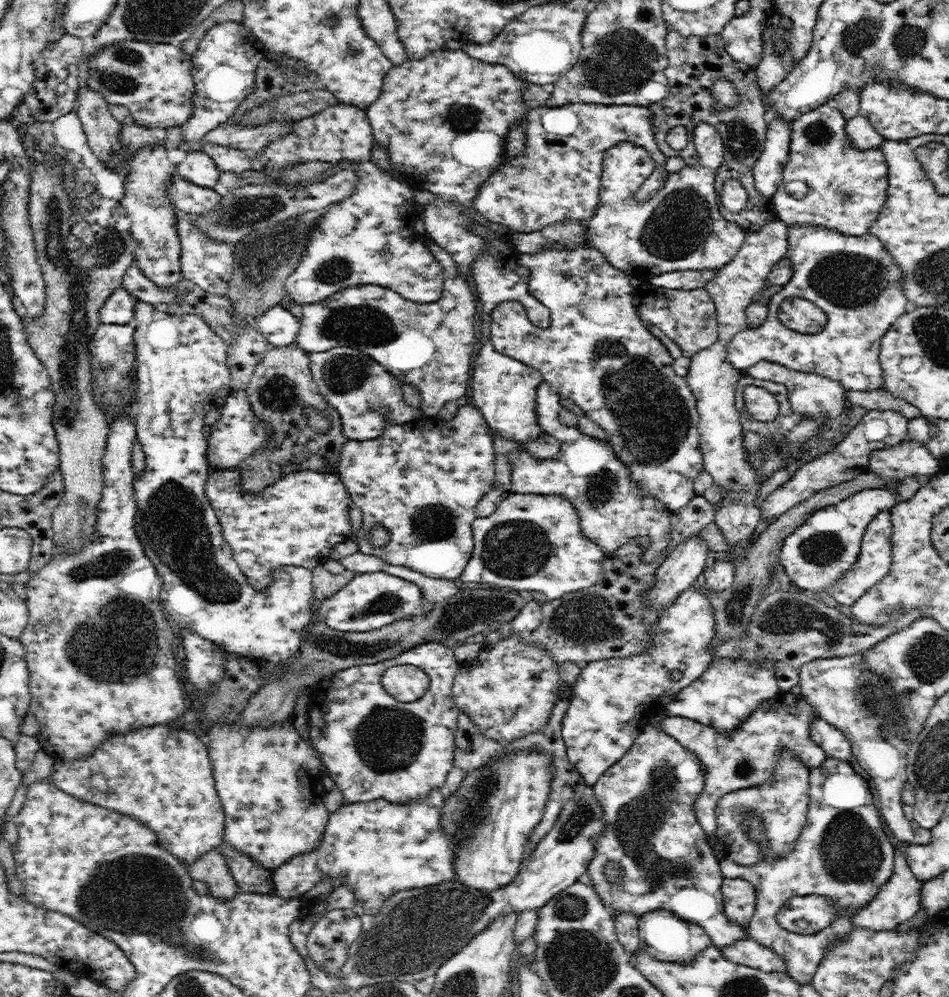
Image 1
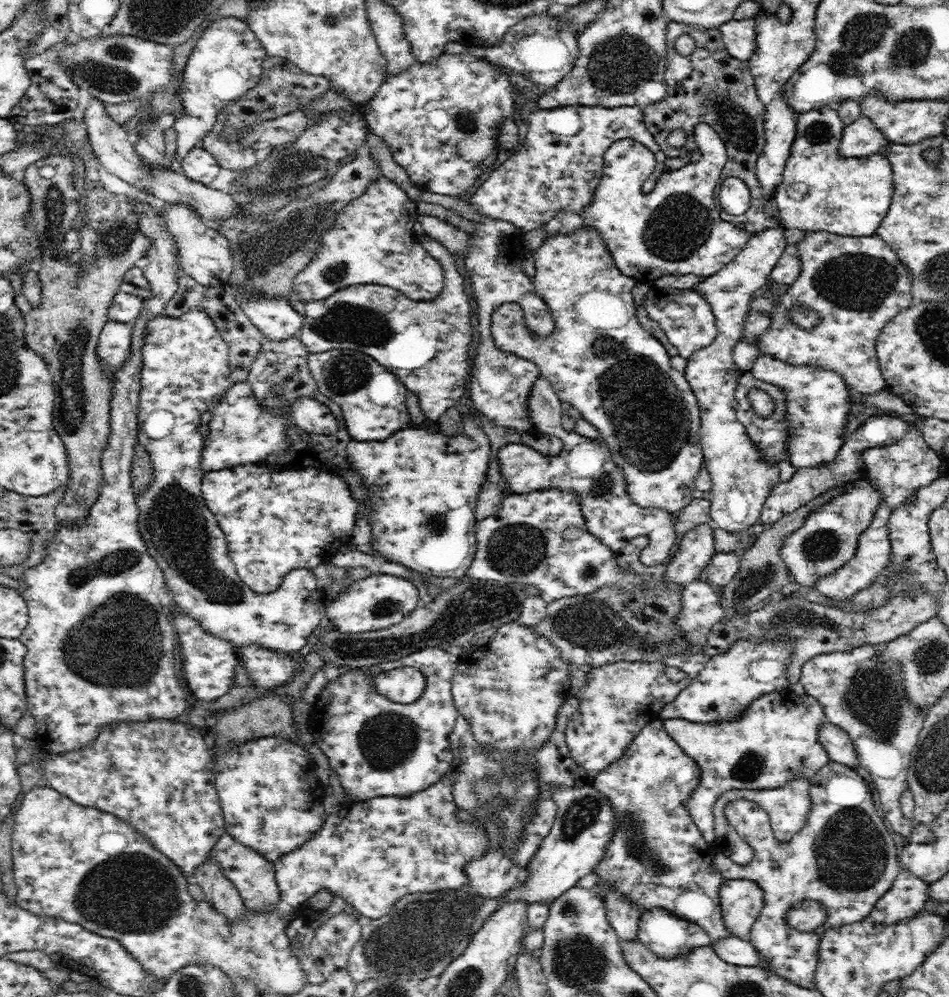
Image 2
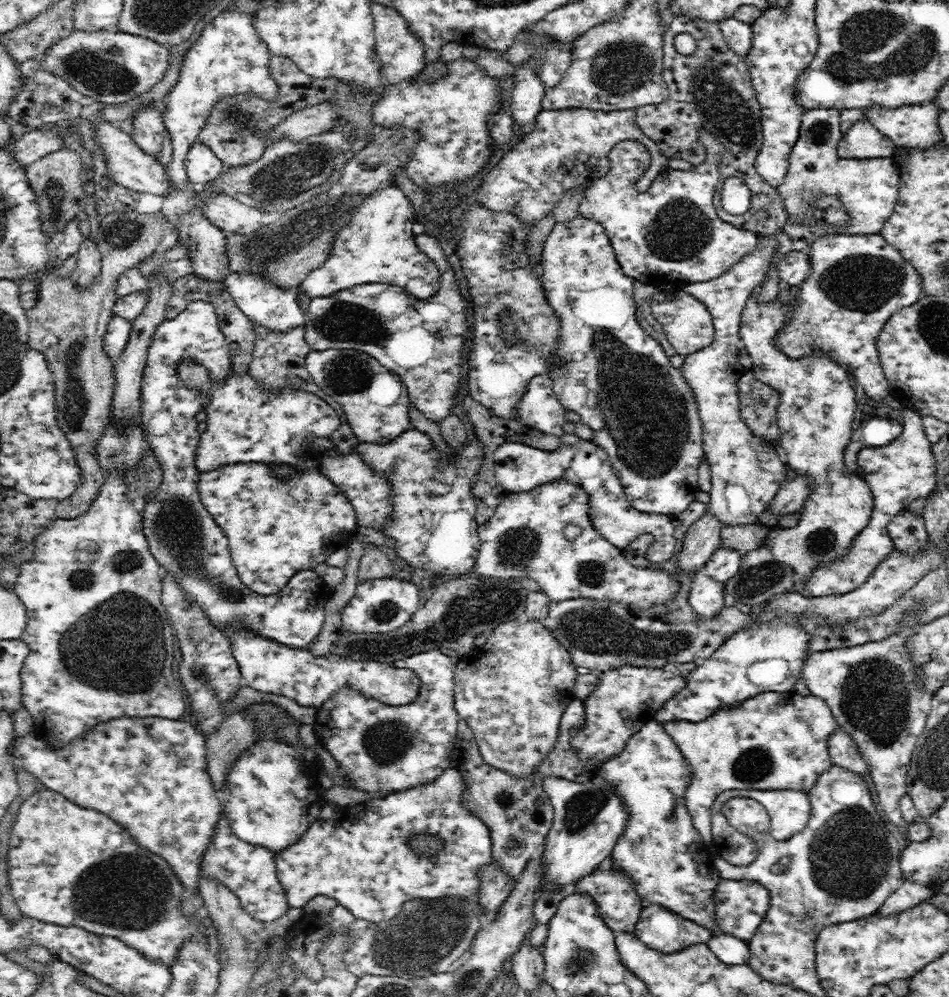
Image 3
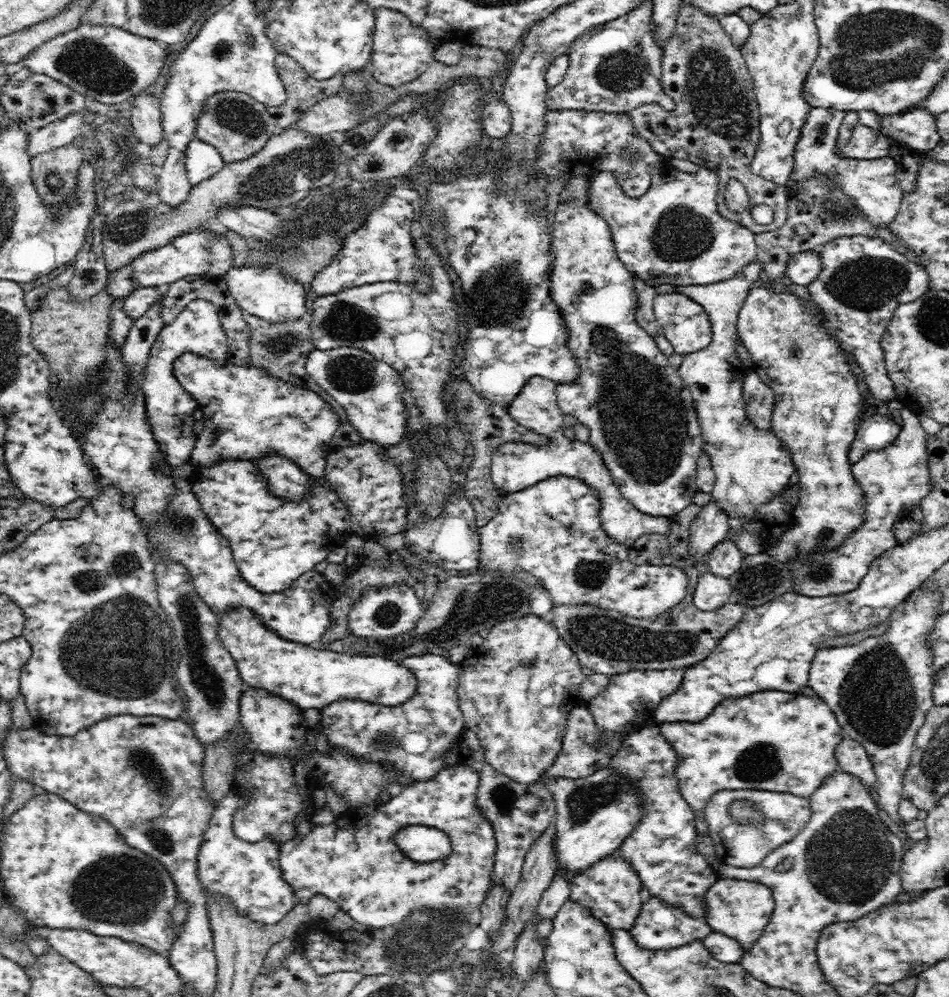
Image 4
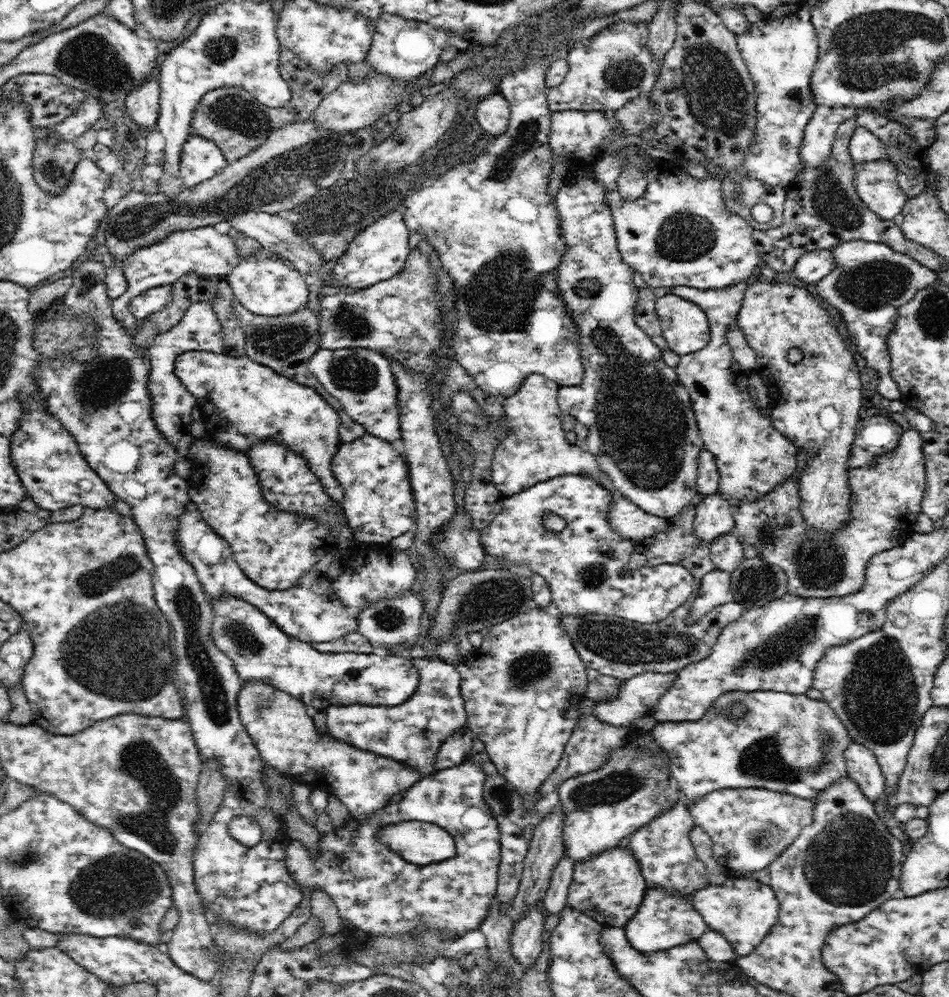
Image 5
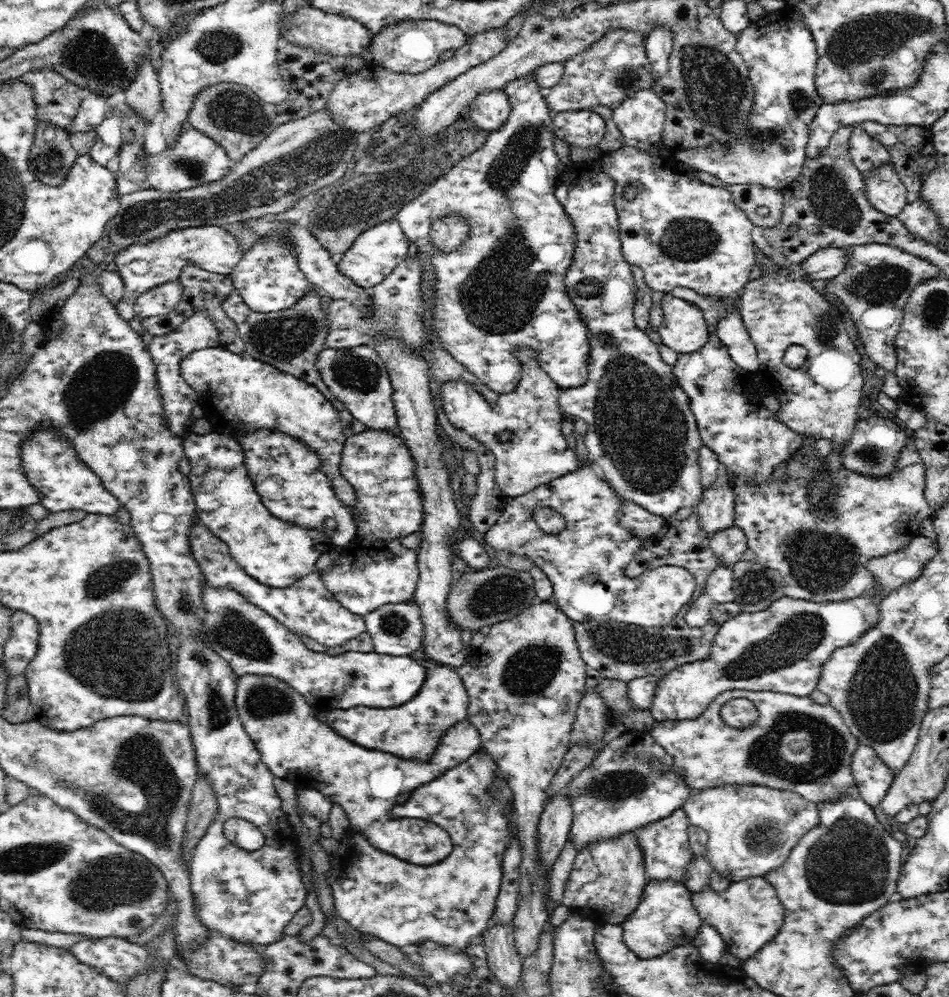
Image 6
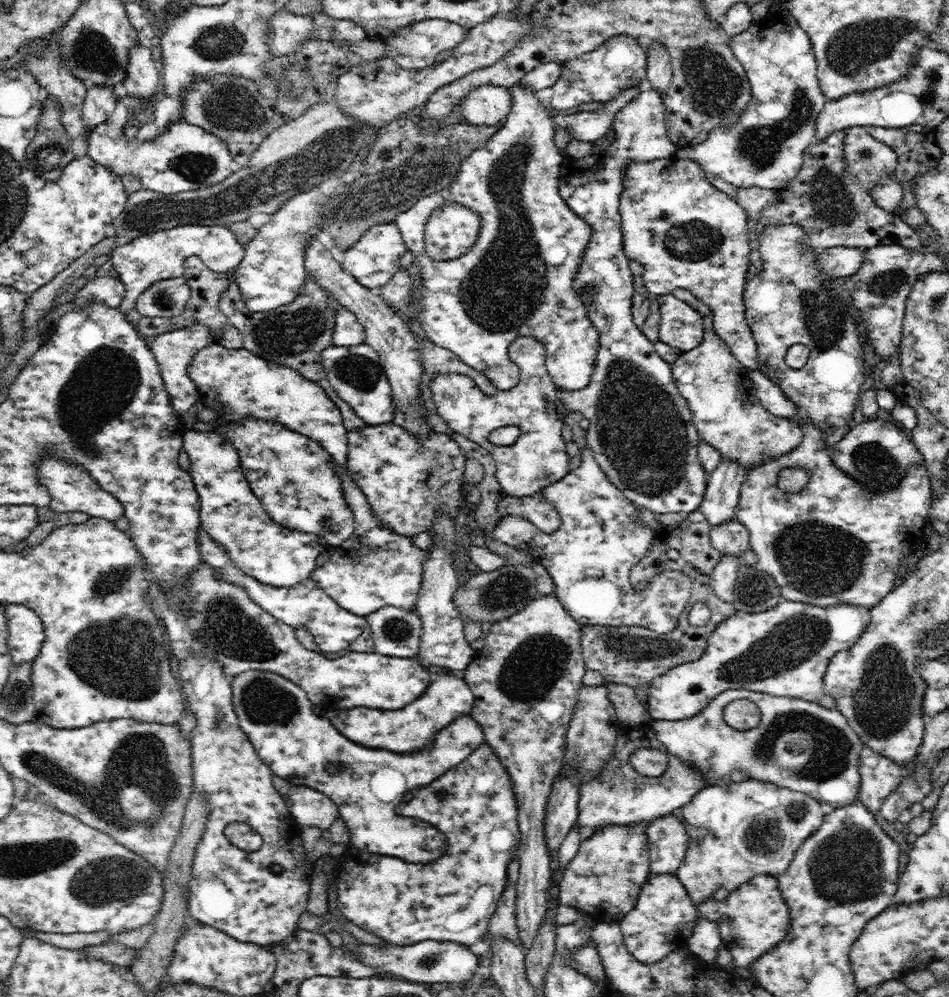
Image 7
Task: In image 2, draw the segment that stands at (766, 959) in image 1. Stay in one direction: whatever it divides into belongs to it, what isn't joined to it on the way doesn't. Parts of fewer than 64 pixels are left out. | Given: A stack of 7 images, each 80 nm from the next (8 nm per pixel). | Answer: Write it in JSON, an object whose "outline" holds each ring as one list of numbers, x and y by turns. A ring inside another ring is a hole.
{"outline":[[728,935,719,942,711,944,716,955,728,964,736,966,759,966,766,968,767,962,764,957,756,951,756,947,750,940,742,940,738,935]]}

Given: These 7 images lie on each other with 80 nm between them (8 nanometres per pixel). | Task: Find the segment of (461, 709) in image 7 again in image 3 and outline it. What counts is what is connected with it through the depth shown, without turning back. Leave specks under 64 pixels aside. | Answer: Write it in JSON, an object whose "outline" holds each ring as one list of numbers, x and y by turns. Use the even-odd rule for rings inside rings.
{"outline":[[438,650,420,652,414,656,408,656,408,658,402,659,400,662,394,662,394,666,409,668,414,672,418,673,420,676,420,694,416,702,411,703,410,705,401,705,401,706,390,706,388,704,382,704,380,700,368,698,350,687,345,687,343,690,340,690,336,695,332,696,332,699,329,699,320,709,317,710,316,721,313,723,313,729,316,735,318,742,324,746,326,750,335,758,338,762,339,768,343,770,343,773,346,776,346,780,350,781,350,784,347,786,352,786,358,790,363,790,364,792,370,792,370,794,378,792,379,790,394,792,408,790,414,788,418,785,422,786,423,784,428,784,433,780,436,780,447,768,451,767,451,752,455,748,455,737,457,736,456,730,458,726,458,721,460,720,455,710,455,699,454,699,454,680,455,680,455,669,457,668,458,656,455,655,446,655,443,652]]}

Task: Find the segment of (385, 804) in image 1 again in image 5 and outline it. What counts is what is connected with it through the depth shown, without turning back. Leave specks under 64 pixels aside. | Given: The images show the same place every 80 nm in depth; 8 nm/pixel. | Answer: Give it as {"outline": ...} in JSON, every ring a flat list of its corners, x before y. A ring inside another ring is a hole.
{"outline":[[464,760,455,767,432,772,402,792,403,797,398,802,387,803,384,809,369,817,366,822,352,819,346,826,332,828,330,832,320,832,320,850,316,857,313,857,302,841,291,839,286,844,284,860,288,873,304,888,324,889,335,902,339,915,366,934,381,934,392,938,421,926,428,930,437,928,445,936,452,936,452,939,458,941,484,922,497,893,500,829,492,810,484,801,484,780,484,769,470,760],[408,821,434,823,445,828,454,839,455,855,434,864,416,865,406,862,379,840,379,830,382,827]]}

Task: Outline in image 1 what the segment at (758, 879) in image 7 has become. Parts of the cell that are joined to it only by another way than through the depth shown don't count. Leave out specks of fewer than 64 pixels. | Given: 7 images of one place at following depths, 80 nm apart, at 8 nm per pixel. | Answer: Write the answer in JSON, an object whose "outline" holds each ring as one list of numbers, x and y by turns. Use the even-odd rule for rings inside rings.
{"outline":[[724,878,723,894,726,916,742,928,749,928,756,910,756,889,743,878]]}

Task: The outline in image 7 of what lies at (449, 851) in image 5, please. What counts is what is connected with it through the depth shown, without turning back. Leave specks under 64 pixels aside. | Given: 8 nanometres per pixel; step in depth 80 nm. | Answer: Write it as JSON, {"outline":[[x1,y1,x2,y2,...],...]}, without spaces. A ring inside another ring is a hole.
{"outline":[[247,670,246,672,240,673,235,678,232,679,232,703,237,713,237,718,245,735,248,736,250,743,254,746,256,753,262,759,264,764,267,764,271,769,273,774,276,776,281,776,285,778,292,785,304,785,309,786,310,788,315,788,318,792,323,792,325,795,328,795,336,805,338,805,338,811,342,821,346,823,348,827,351,840,350,843,359,848,364,853,367,854,382,854,388,855,391,857,398,857,404,861,408,861,410,864,416,864,418,862,424,864,429,863,430,861,440,858,445,852,445,836,434,826,430,824,424,824,422,821,414,820,411,817,404,817,398,814,398,806,402,803,403,795,406,791,416,788,417,786,423,787,424,785,430,784,433,780,436,780,439,776,442,776,444,772,452,767,455,767,457,764,460,764,463,760,466,760,468,756,472,755,472,752,478,750,482,747,482,744,485,744,484,731,480,724,472,718,470,715,462,716,457,720,452,721,450,724,447,724,444,728,440,729,440,732,437,732,434,742,430,742,424,750,421,752,410,752,410,754,394,754,394,752,384,752,384,750,378,750,378,748,364,748,364,746,358,746,358,744,352,744,350,740,346,740,344,736,340,736,340,732,334,728,334,725,328,720,328,715,316,714,313,711,313,704,310,703,307,693,294,684,294,682,287,680,286,678,276,675,276,673,270,671,261,671,261,670],[330,765,338,765,336,770,331,770]]}

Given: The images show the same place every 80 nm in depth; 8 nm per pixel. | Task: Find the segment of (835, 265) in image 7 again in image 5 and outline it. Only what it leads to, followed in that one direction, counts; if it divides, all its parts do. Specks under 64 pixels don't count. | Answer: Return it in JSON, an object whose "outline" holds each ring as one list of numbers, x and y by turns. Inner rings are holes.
{"outline":[[832,249,814,250,804,252,803,256,793,269,797,278,801,281,811,284,818,282,835,270,835,259,832,255]]}

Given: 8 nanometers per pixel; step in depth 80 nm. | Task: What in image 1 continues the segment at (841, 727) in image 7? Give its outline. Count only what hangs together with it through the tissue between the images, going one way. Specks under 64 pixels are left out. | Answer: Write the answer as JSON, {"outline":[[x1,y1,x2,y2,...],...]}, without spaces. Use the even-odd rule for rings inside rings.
{"outline":[[778,690,776,696,760,702,746,722,735,731,724,733,724,736,711,726,684,717,666,717,662,721,660,727,663,731,676,739,686,751,694,753,704,765,704,790,696,797,695,806,698,824,708,838,715,836,715,813,719,800,739,788,758,786,772,780,774,766,785,749,810,769,818,768,826,760,824,750,811,740,810,722,816,718,816,710,802,695]]}

